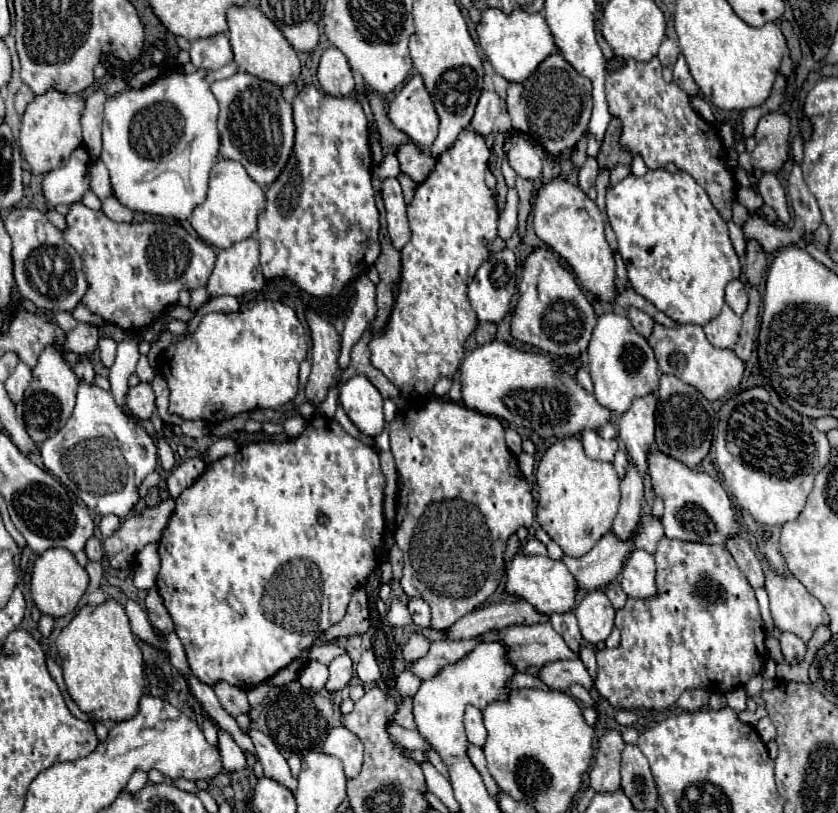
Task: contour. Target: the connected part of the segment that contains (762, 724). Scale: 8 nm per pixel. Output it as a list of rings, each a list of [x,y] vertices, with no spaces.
[[[762,718],[762,720],[756,724],[756,730],[758,730],[758,734],[760,734],[760,738],[762,738],[764,742],[776,740],[776,728],[774,728],[774,724],[772,724],[770,718]]]

